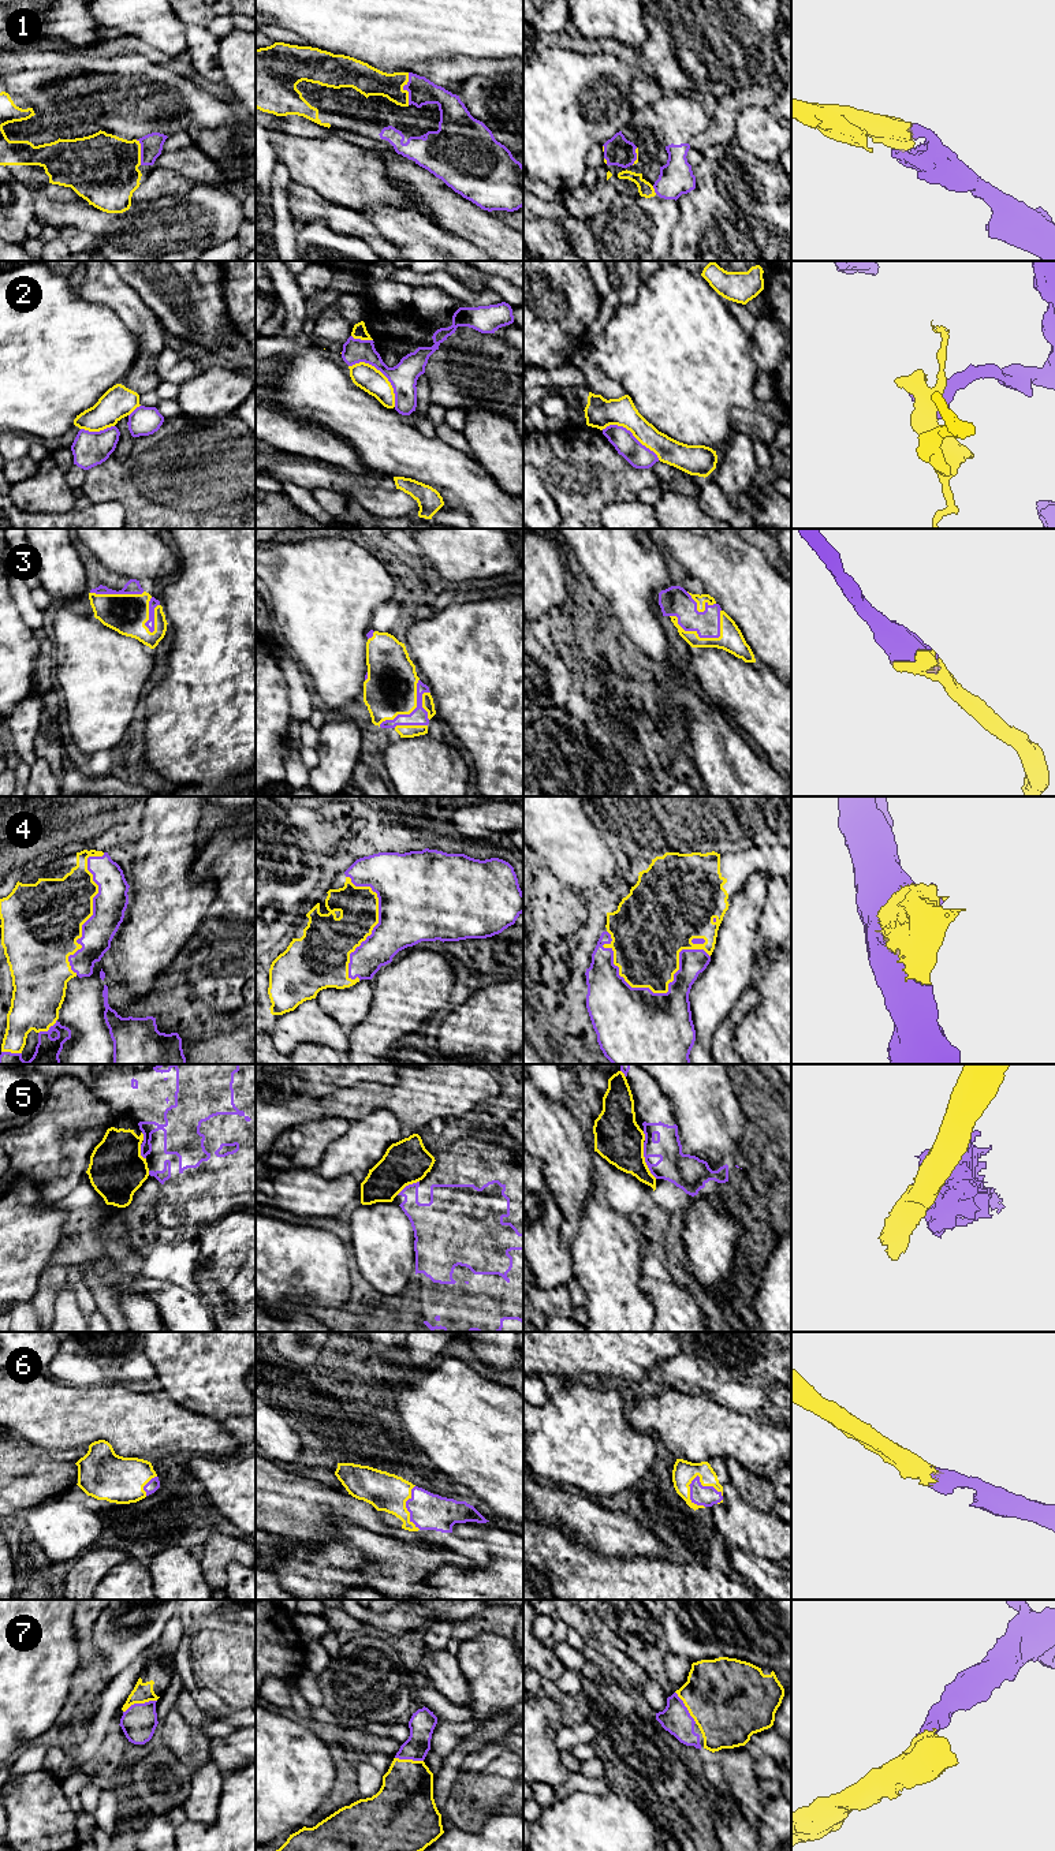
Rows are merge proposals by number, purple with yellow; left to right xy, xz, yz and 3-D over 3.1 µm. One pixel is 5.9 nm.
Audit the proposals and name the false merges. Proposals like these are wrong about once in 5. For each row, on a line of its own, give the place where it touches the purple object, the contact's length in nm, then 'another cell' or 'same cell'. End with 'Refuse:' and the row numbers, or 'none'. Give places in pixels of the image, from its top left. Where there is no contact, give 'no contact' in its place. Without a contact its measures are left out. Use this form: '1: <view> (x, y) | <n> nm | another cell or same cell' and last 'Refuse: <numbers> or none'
1: xz (405, 89) | 190 nm | same cell
2: xz (381, 372) | 380 nm | another cell
3: yz (693, 630) | 320 nm | same cell
4: yz (660, 993) | 650 nm | same cell
5: yz (645, 1160) | 240 nm | another cell
6: yz (704, 1486) | 220 nm | same cell
7: xy (140, 1704) | 220 nm | same cell
Refuse: 2, 5

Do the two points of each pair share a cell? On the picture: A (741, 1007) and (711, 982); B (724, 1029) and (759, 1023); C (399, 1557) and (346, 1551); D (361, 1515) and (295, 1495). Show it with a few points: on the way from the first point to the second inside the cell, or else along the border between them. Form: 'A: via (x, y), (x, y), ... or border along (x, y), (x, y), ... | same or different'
A: border along (753, 978), (716, 1029) | different
B: border along (757, 1004), (741, 1018), (734, 1036), (733, 1049) | different
C: border along (349, 1542), (372, 1560) | different
D: via (345, 1506), (312, 1501) | same

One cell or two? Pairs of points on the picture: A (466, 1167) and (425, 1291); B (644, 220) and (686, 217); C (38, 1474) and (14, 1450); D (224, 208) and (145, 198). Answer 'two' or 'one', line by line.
A: one
B: two
C: two
D: two

